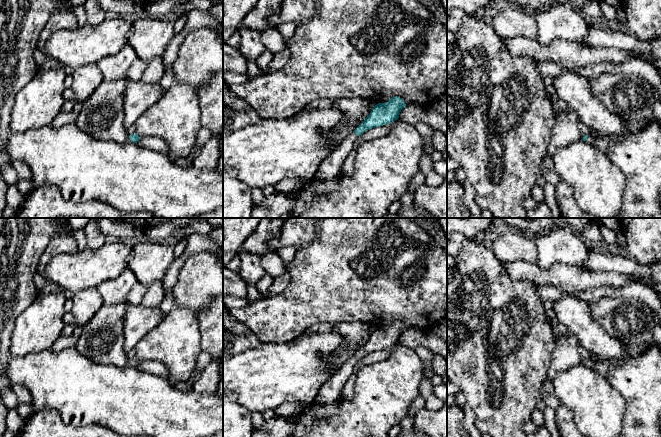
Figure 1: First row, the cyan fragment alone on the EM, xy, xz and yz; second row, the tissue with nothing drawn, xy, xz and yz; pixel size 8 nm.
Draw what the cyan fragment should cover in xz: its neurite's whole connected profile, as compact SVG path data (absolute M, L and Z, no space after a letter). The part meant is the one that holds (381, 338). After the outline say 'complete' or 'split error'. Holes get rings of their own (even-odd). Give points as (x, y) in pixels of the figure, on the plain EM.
M398 320L392 321L388 326L375 329L364 345L347 361L339 366L331 378L320 388L316 404L327 404L337 401L342 390L353 373L354 366L364 356L396 345L400 336L406 331L404 324Z | split error

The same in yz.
M565 295L554 302L554 310L558 322L564 324L568 330L578 338L581 346L588 351L589 355L594 355L596 357L595 360L590 358L585 359L582 363L583 365L593 368L597 363L602 363L606 360L614 360L622 356L626 346L619 340L609 336L602 327L592 319L588 304L574 296Z | split error

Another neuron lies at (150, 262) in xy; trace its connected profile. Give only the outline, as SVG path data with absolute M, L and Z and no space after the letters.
M149 241L133 246L133 256L127 268L134 273L139 283L149 287L163 280L174 260L172 241Z

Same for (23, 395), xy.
M14 384L11 386L11 388L14 394L16 395L19 403L30 403L31 394L26 386L20 384Z

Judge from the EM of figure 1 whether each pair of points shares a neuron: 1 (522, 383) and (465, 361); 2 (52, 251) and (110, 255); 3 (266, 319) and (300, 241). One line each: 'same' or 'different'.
1: same
2: different
3: different

